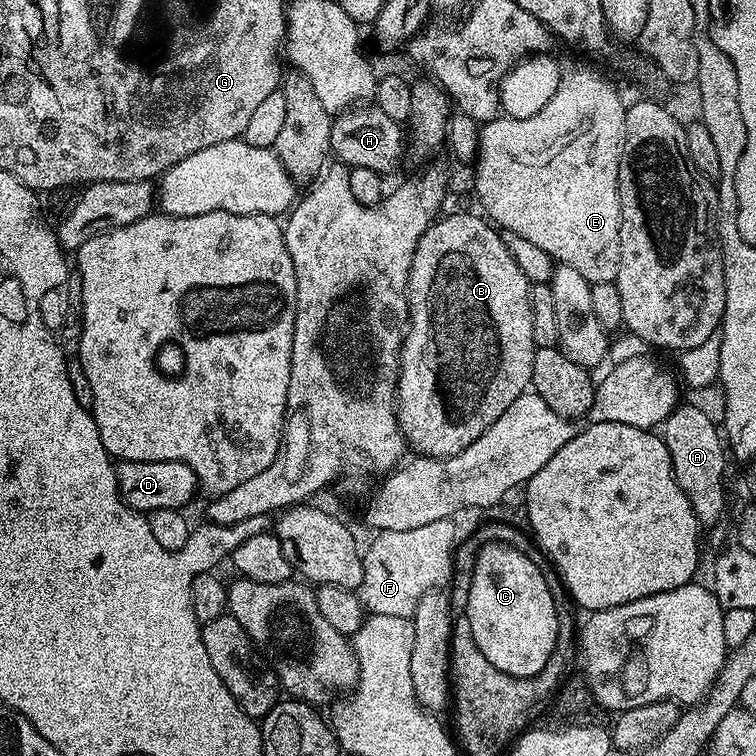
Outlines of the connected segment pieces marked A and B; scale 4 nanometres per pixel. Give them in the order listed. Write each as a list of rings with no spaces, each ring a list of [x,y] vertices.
[[[684,404],[681,406],[681,408],[677,408],[676,406],[671,409],[669,416],[666,417],[664,422],[662,423],[662,439],[664,441],[664,445],[666,446],[666,450],[668,451],[670,458],[672,459],[672,469],[674,470],[674,474],[676,475],[678,486],[682,486],[682,490],[690,498],[692,508],[693,510],[695,510],[697,518],[699,518],[699,520],[702,522],[718,519],[719,516],[724,512],[724,452],[726,456],[726,444],[722,439],[722,432],[718,427],[717,421],[715,424],[715,422],[712,421],[711,418],[708,417],[707,414],[704,413],[703,410],[700,409],[696,404]]]
[[[456,212],[453,216],[443,216],[441,215],[425,230],[414,250],[414,262],[410,266],[408,279],[408,322],[404,344],[400,347],[400,377],[396,383],[396,423],[400,425],[400,432],[404,435],[407,447],[411,451],[413,448],[413,453],[433,456],[436,460],[466,450],[466,446],[470,446],[490,425],[498,422],[498,418],[502,418],[510,402],[517,400],[523,392],[529,391],[534,370],[534,354],[537,349],[532,325],[532,296],[530,291],[528,292],[530,281],[526,274],[522,274],[520,265],[511,251],[504,252],[501,256],[496,253],[504,248],[503,242],[500,241],[501,233],[480,214],[471,216],[468,212]]]

